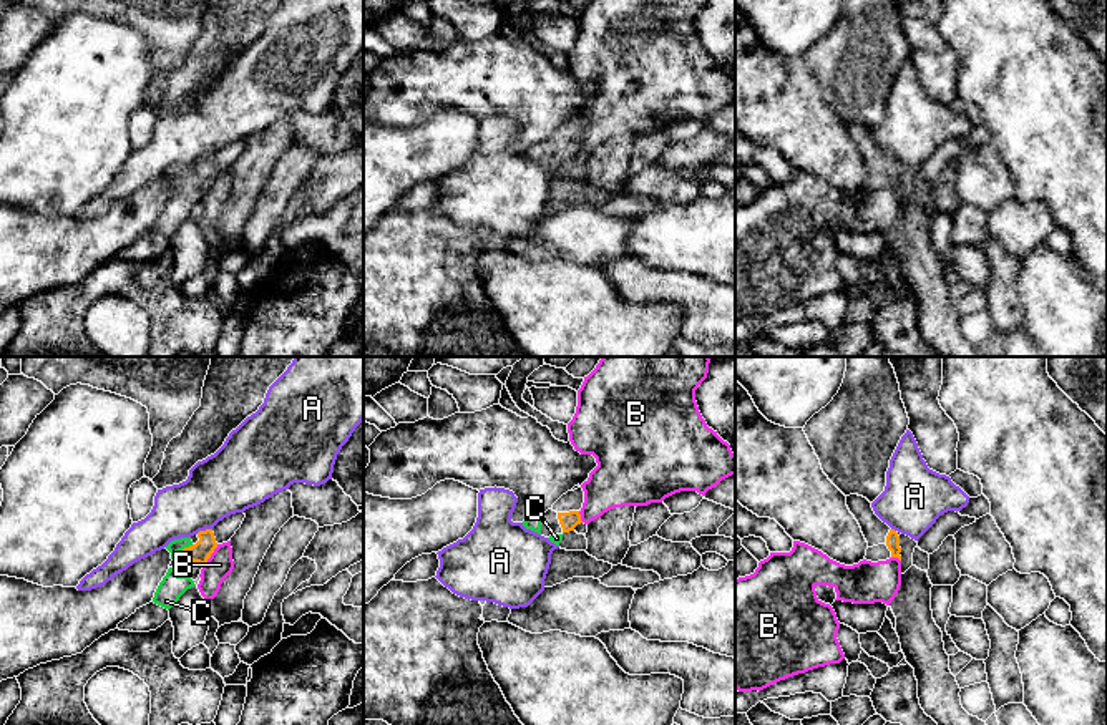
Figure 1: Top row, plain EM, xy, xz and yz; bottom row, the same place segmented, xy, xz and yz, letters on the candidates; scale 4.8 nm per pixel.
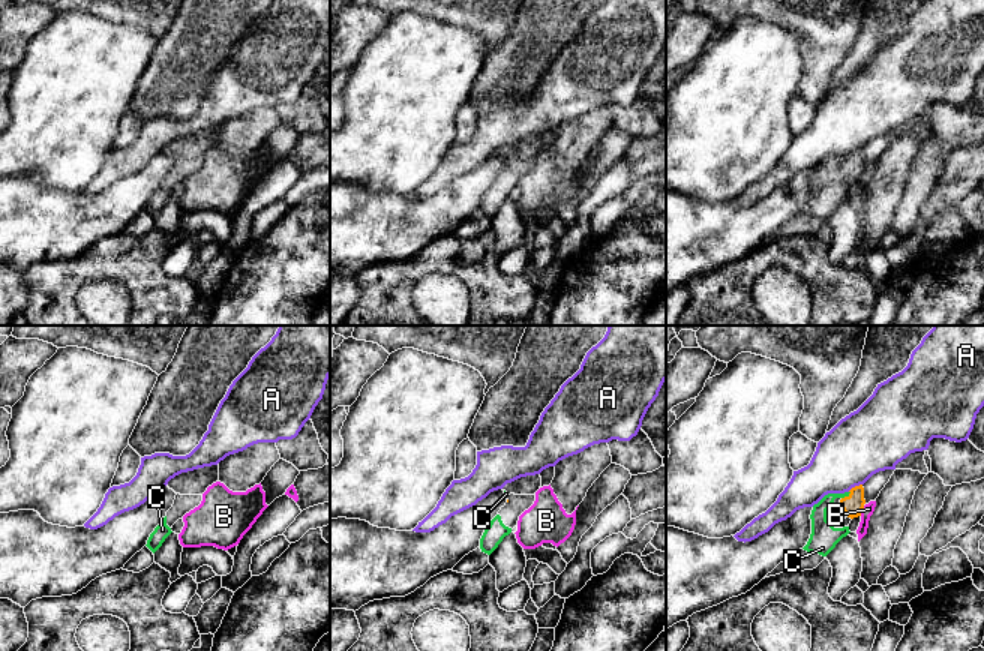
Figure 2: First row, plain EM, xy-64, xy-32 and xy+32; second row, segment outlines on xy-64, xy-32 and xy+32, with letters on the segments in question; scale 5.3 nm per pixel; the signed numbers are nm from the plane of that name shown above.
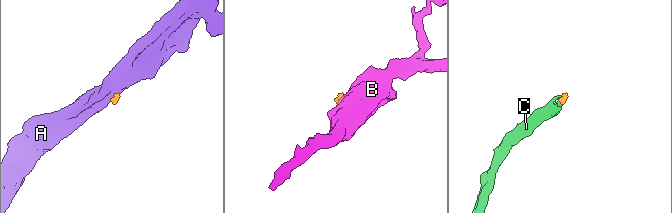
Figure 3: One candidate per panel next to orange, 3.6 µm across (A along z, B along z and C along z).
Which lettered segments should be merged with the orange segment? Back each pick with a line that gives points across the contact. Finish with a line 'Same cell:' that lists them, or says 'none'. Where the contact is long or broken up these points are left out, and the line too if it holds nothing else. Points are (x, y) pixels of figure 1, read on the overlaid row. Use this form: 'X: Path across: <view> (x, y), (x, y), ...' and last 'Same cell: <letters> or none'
Same cell: C

